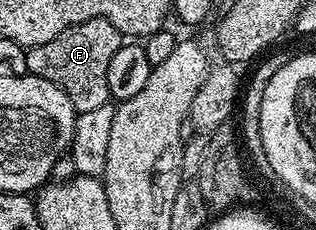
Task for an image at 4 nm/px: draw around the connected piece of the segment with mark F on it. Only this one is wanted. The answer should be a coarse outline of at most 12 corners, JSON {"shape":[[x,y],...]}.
{"shape":[[103,16],[26,49],[26,71],[64,90],[75,113],[110,99],[124,42]]}

